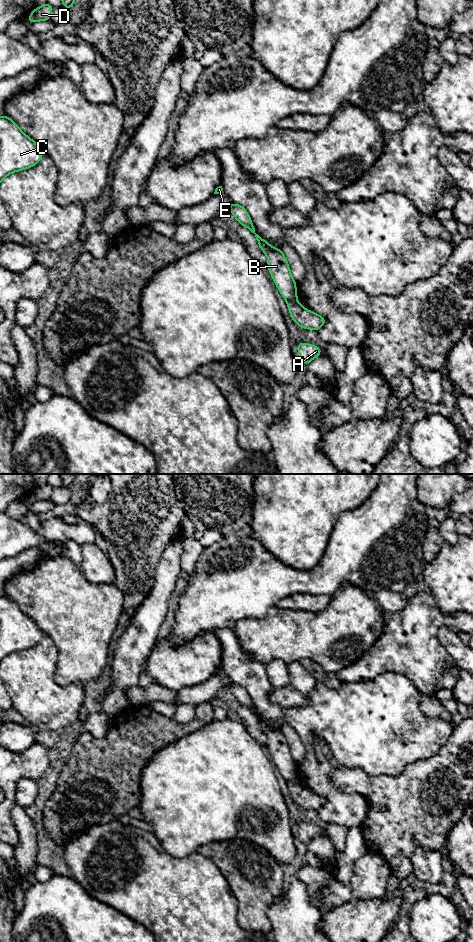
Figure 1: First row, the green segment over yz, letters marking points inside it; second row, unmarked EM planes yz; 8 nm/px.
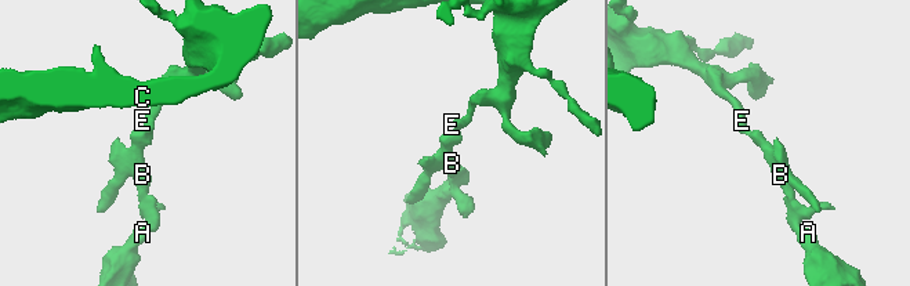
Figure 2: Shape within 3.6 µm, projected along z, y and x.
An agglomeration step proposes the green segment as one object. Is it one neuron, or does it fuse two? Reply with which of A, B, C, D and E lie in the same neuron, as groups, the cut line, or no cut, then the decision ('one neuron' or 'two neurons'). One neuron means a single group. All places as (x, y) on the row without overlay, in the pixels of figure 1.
A / B C D E; cut in yz along (296, 779), (287, 782); two neurons

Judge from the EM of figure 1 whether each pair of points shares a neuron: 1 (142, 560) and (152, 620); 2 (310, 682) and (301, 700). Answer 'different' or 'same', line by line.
1: different
2: different

